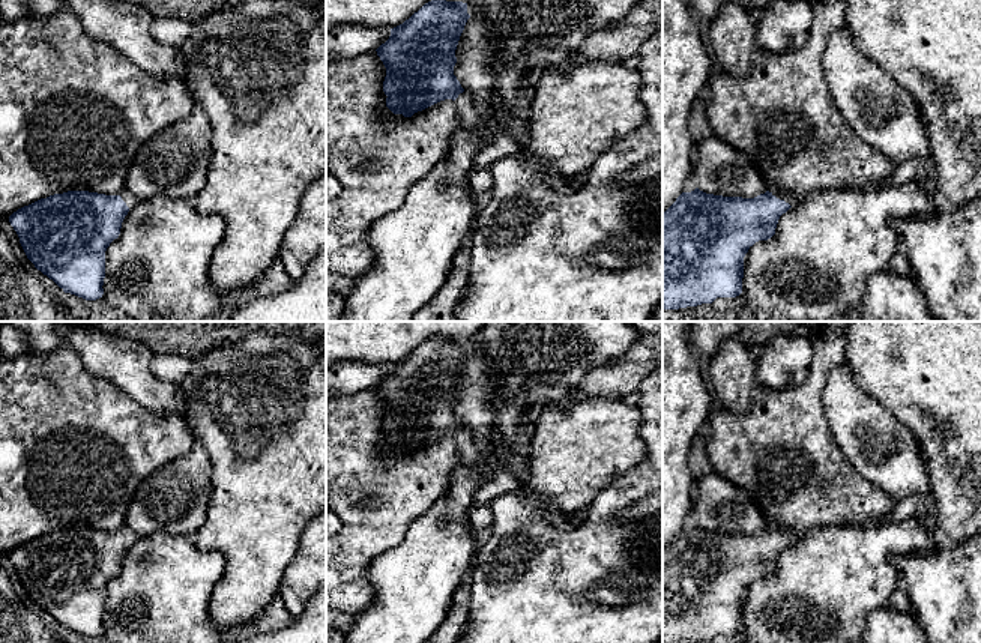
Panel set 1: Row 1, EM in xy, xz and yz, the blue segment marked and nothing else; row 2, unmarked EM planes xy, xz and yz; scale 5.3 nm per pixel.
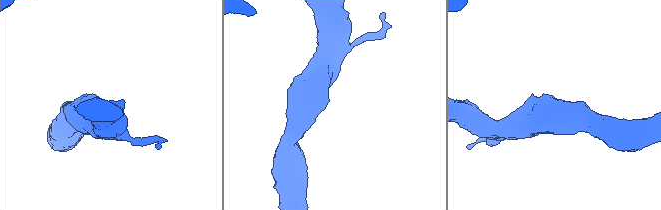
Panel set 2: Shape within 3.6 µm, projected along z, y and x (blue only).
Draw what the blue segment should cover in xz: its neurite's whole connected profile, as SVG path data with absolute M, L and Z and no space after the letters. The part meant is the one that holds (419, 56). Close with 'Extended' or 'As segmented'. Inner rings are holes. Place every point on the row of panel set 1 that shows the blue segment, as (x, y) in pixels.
M431 0L391 29L389 39L376 51L386 68L383 92L394 114L412 117L452 99L461 128L478 132L485 125L454 75L455 50L469 18L467 3Z. Extended

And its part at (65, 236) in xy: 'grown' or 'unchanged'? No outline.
grown

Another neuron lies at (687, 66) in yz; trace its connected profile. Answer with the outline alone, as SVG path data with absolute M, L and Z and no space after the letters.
M663 0L663 212L693 173L690 116L714 69L690 0Z

